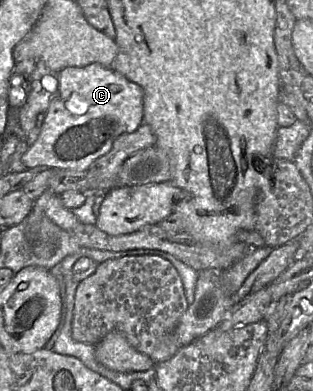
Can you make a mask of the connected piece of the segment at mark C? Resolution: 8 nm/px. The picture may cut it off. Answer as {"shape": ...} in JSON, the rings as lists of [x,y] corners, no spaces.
{"shape":[[[100,63],[66,67],[58,72],[58,90],[50,101],[40,134],[23,155],[22,163],[27,169],[47,167],[87,171],[96,159],[111,149],[117,137],[135,131],[143,123],[143,115],[143,89],[114,68]]]}

